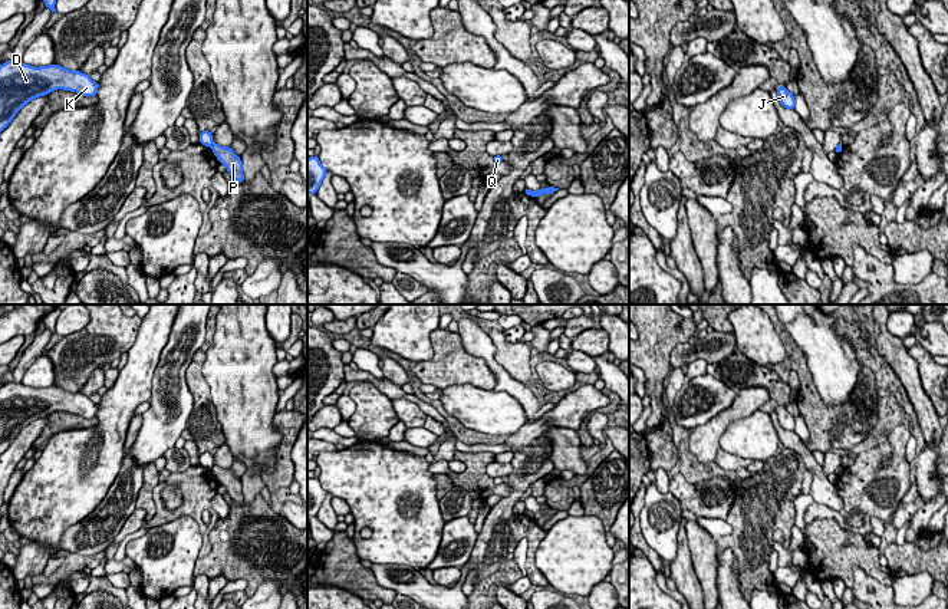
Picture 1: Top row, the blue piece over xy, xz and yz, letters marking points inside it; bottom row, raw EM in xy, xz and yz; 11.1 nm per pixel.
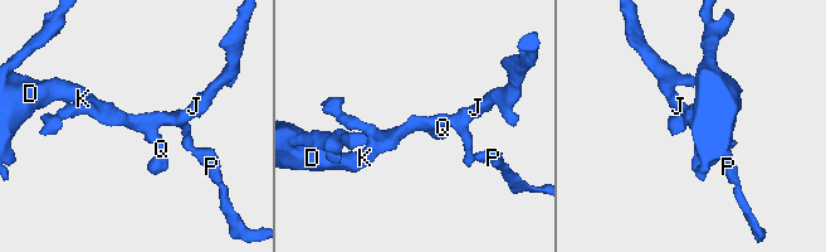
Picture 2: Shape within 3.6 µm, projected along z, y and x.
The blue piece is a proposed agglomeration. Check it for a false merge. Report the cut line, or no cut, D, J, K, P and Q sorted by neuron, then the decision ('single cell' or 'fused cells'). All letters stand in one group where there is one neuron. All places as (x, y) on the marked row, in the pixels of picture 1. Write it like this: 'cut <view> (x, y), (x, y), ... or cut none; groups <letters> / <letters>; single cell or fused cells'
cut xy (213, 142), (211, 147); groups D J K Q / P; fused cells

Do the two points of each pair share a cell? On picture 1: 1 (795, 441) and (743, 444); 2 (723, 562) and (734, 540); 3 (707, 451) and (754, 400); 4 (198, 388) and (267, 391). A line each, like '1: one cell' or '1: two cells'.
1: two cells
2: two cells
3: one cell
4: two cells

